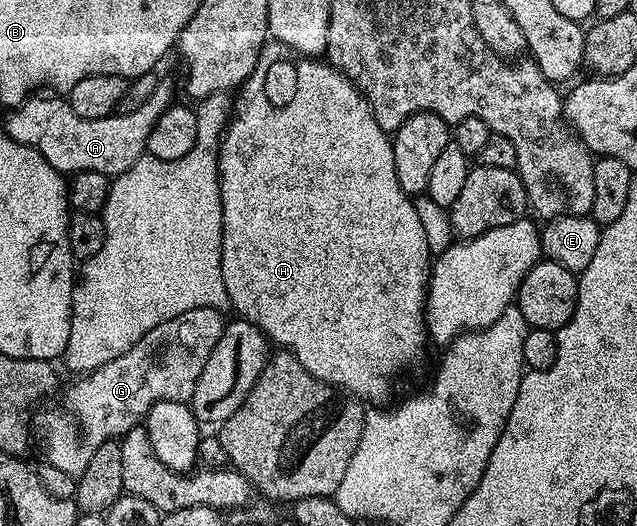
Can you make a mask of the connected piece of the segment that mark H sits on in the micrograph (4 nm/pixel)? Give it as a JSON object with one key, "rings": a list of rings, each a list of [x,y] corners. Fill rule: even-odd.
{"rings":[[[276,43],[266,44],[261,50],[261,58],[237,95],[231,109],[231,120],[225,127],[221,147],[217,151],[217,178],[221,184],[223,207],[221,270],[229,304],[241,312],[238,314],[244,320],[261,328],[274,346],[299,359],[311,375],[358,399],[377,401],[388,391],[389,380],[404,365],[411,364],[420,355],[421,348],[427,345],[425,290],[431,268],[431,254],[425,234],[427,225],[421,222],[413,206],[414,198],[405,193],[403,187],[399,187],[399,179],[395,179],[395,155],[390,134],[383,132],[379,123],[375,123],[375,115],[371,115],[371,107],[365,102],[364,95],[340,69],[321,59],[300,55],[292,57],[290,50]]]}

